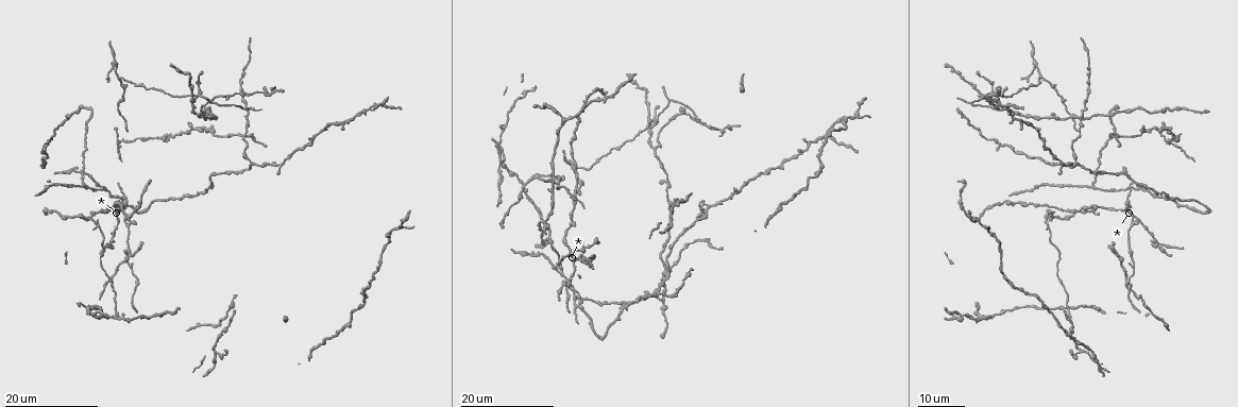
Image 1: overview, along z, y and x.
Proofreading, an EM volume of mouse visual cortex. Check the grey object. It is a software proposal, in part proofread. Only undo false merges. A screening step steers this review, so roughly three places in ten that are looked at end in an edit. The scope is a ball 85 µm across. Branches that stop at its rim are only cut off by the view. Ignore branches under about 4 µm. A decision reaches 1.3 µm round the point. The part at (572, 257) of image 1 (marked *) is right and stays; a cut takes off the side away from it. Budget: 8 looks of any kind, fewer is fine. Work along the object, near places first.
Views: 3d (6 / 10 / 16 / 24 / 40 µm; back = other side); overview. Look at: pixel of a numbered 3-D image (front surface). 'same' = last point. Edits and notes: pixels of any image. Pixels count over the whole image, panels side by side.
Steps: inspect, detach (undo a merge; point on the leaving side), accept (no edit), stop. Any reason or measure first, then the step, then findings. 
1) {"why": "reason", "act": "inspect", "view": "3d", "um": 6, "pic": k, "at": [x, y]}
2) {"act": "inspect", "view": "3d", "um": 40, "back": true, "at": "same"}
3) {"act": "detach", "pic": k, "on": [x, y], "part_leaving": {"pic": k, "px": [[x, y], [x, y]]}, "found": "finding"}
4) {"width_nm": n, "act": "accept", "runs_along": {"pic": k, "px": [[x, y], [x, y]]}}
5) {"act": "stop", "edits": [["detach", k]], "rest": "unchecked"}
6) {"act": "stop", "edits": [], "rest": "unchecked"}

{"why": "a fork", "act": "inspect", "view": "3d", "um": 24, "pic": 1, "at": [1143, 189]}

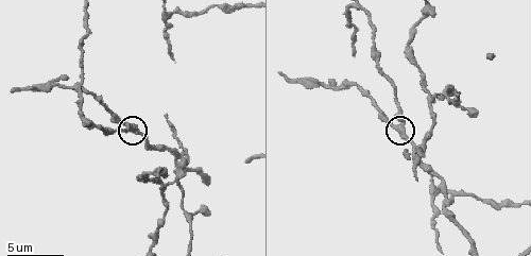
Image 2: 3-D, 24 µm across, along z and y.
{"why": "closer look", "act": "inspect", "view": "3d", "um": 6, "pic": 2, "at": [396, 129]}

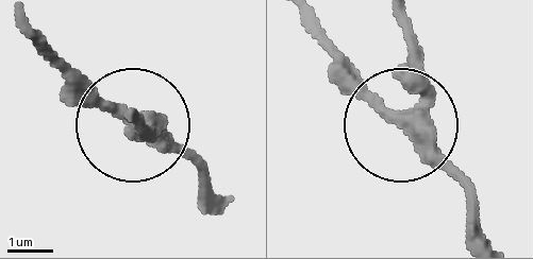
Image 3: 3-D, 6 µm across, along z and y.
{"side_arm_um": 14, "act": "accept", "found": "all the same neuron"}

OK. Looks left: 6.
{"why": "three-way junction", "act": "inspect", "view": "3d", "um": 16, "pic": 1, "at": [652, 124]}

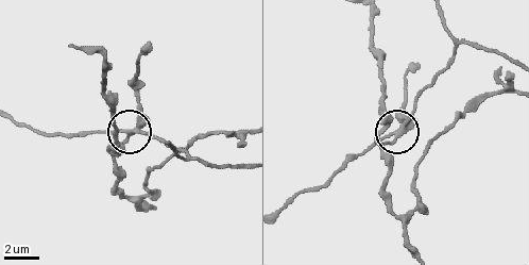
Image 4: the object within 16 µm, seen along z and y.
{"why": "zoom in", "act": "inspect", "view": "3d", "um": 6, "pic": 4, "at": [127, 133]}

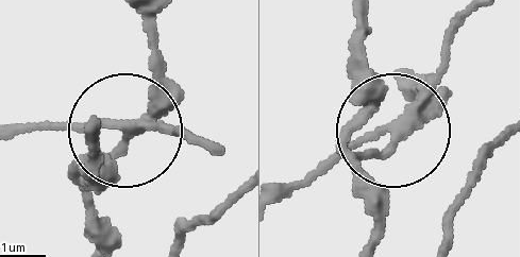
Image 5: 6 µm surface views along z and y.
{"side_arm_um": 21, "arms": 3, "act": "detach", "pic": 5, "on": [74, 126], "found": "two neurons meet here"}

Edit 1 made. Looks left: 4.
{"act": "inspect", "view": "overview"}

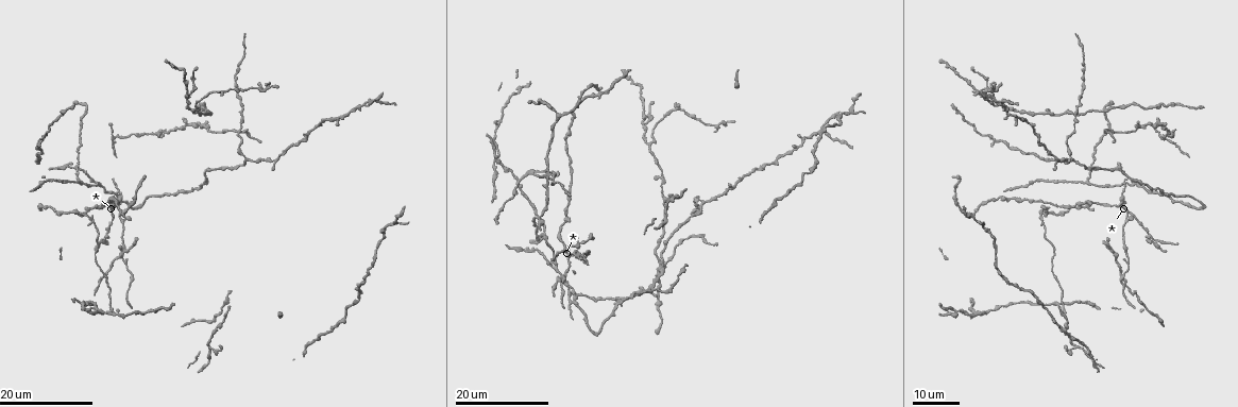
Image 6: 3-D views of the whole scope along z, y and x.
{"why": "a fork", "act": "inspect", "view": "3d", "um": 16, "pic": 6, "at": [245, 161]}

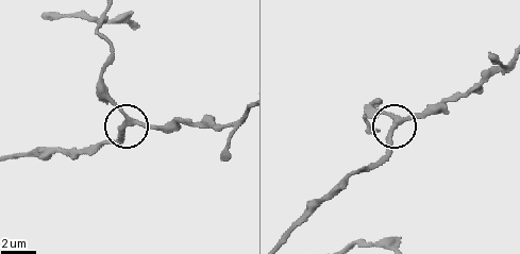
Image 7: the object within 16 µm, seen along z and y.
{"act": "inspect", "view": "3d", "um": 10, "pic": 7, "at": [399, 119]}

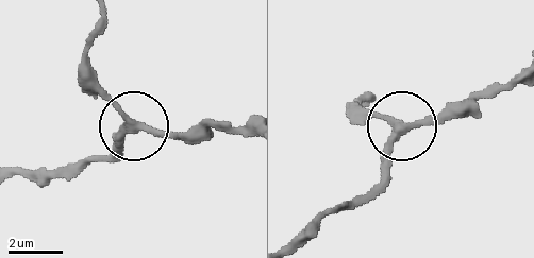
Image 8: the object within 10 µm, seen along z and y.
{"arms": 3, "act": "accept", "runs_along": {"pic": 8, "px": [[22, 172], [77, 168], [109, 154], [138, 124], [212, 131]]}, "found": "all the same neuron"}

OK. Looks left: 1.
{"act": "stop", "edits": [["detach", 5]], "rest": "unchecked"}

